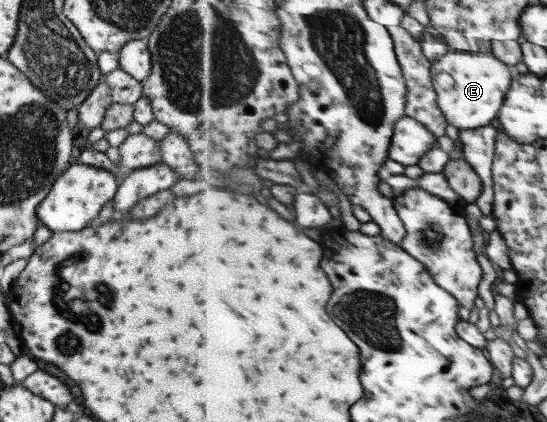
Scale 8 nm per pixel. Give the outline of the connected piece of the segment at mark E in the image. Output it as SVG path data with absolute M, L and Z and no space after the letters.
M450 51L431 67L434 89L439 95L439 104L450 125L463 129L474 129L492 124L505 103L512 85L512 71L492 52Z

